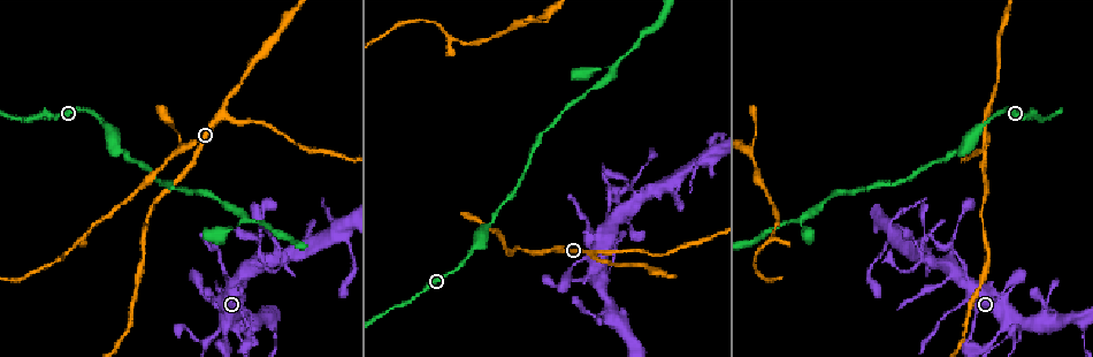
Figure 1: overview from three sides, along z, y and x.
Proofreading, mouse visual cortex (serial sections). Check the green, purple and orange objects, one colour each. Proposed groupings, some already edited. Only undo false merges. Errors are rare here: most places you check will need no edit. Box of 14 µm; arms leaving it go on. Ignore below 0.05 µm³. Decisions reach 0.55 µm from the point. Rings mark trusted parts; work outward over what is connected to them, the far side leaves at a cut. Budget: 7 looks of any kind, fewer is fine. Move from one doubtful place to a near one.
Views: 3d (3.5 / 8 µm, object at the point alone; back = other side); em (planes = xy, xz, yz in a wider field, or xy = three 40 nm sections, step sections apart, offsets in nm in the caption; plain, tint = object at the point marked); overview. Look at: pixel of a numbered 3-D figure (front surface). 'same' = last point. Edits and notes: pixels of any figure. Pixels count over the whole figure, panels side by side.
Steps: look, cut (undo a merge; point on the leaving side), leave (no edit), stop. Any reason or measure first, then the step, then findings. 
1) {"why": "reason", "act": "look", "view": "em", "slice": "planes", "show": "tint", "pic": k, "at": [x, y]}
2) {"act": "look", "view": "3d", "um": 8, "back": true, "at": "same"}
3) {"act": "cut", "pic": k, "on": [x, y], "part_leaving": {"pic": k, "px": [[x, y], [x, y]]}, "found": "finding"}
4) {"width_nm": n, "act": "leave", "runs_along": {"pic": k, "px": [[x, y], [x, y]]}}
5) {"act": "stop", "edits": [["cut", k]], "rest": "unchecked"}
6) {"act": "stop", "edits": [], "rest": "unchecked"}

{"why": "three arms meet", "act": "look", "view": "3d", "um": 3.5, "pic": 1, "at": [225, 115]}

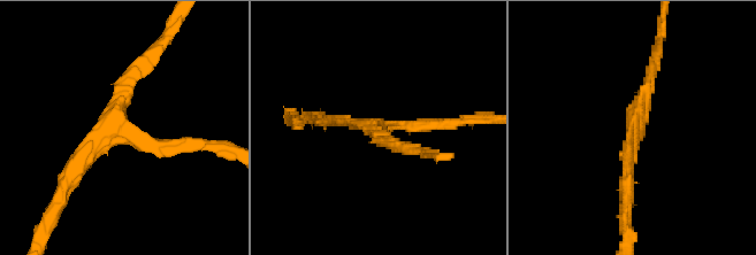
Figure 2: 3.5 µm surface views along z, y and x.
{"arms": 3, "arm_widths_nm": [150, 150, 150], "why": "need the tissue", "act": "look", "view": "em", "slice": "xy", "step": 2, "show": "tint", "pic": 2, "at": [118, 128]}

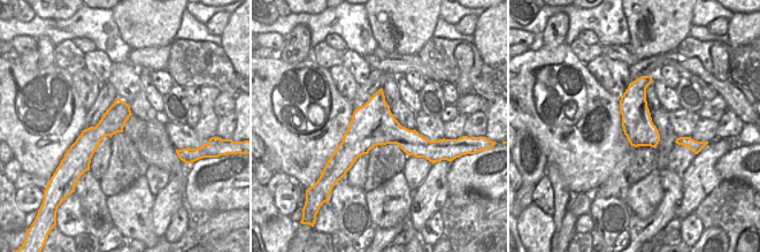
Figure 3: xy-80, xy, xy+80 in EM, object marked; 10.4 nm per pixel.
{"width_nm": 440, "act": "leave", "runs_along": {"pic": 3, "px": [[125, 106], [85, 144], [77, 144]]}, "found": "continuous, no second cell"}

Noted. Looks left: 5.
{"why": "narrows sharply", "act": "look", "view": "3d", "um": 3.5, "pic": 1, "at": [206, 342]}

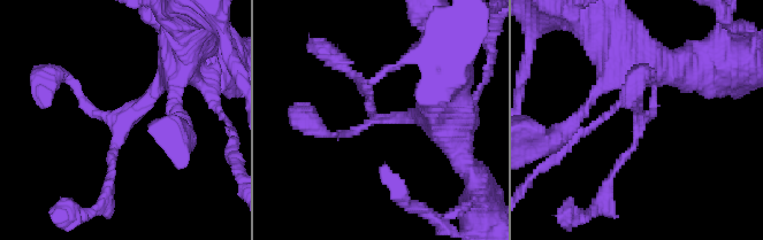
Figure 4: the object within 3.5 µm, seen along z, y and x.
{"arms": 3, "arm_widths_nm": [100, 100, 300], "why": "now the EM", "act": "look", "view": "em", "slice": "xy", "step": 3, "show": "tint", "pic": 4, "at": [381, 120]}

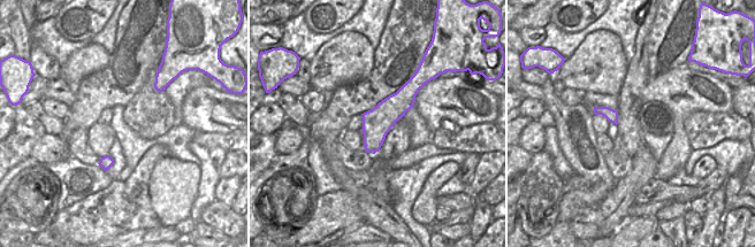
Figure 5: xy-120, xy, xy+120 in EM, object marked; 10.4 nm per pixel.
{"width_nm": 300, "act": "leave", "runs_along": {"pic": 5, "px": [[410, 84], [375, 125], [367, 148]]}, "found": "one cell here"}

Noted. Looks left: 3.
{"why": "small branch off a trunk", "act": "look", "view": "3d", "um": 3.5, "pic": 1, "at": [599, 232]}

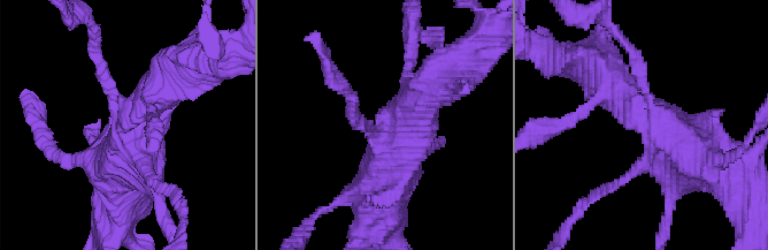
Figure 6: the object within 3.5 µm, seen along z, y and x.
{"act": "look", "view": "em", "slice": "xy", "step": 1, "show": "tint", "pic": 6, "at": [127, 116]}

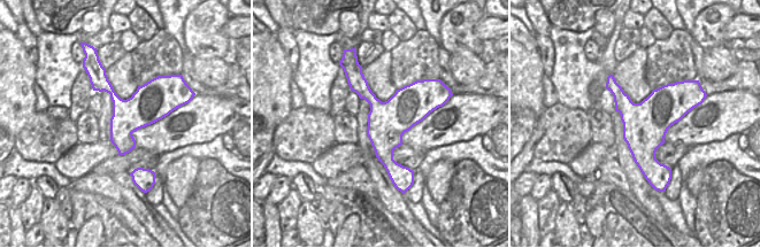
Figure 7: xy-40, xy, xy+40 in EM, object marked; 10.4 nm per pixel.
{"act": "leave", "runs_along": {"pic": 6, "px": [[694, 169], [642, 112], [634, 52]]}, "found": "one cell here"}

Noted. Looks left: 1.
{"act": "stop", "edits": [], "rest": "unchecked"}

